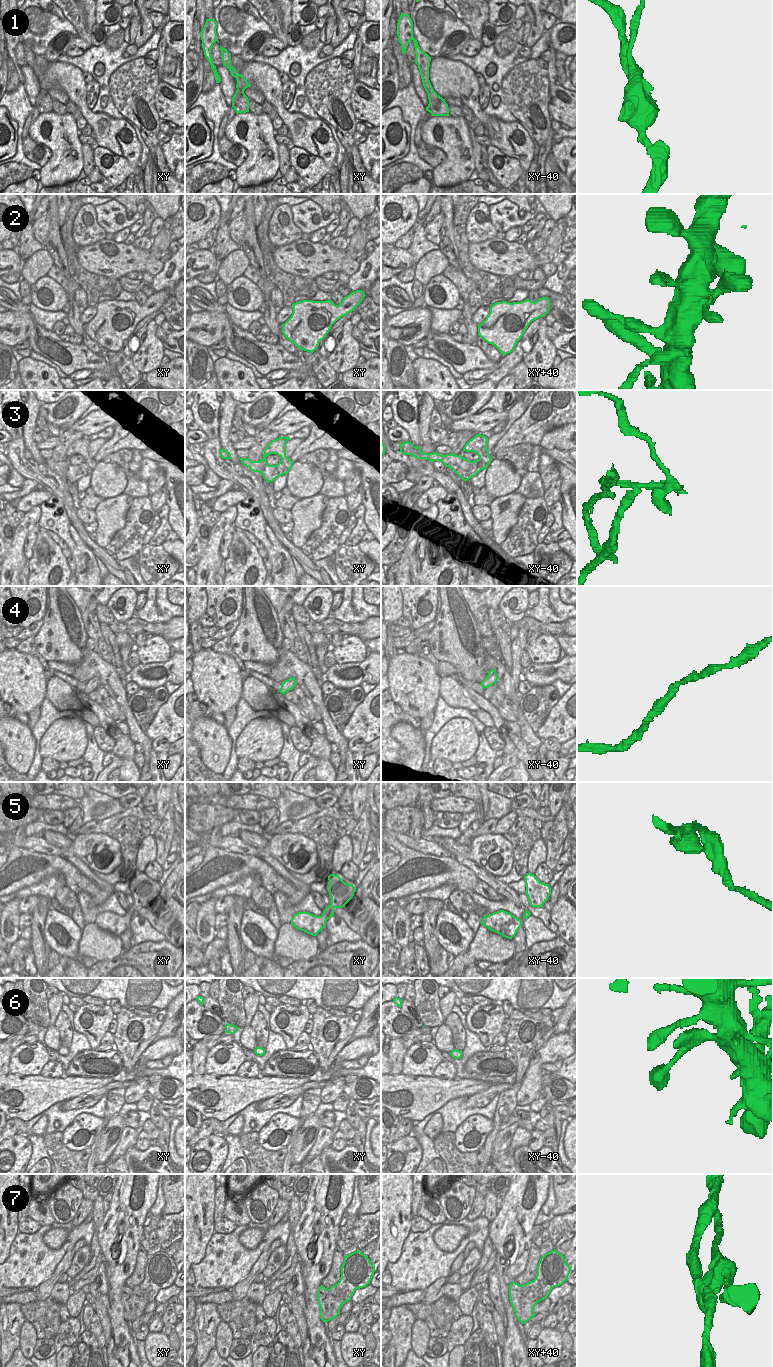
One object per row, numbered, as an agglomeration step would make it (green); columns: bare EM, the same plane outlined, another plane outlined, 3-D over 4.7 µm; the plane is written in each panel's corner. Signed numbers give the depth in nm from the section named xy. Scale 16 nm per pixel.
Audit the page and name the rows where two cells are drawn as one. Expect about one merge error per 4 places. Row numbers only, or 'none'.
1, 3, 7

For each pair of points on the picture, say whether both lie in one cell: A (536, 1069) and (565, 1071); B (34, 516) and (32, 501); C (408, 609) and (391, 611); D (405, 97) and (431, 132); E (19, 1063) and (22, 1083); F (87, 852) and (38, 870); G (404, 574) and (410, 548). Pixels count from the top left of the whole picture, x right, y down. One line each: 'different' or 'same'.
A: different
B: different
C: different
D: different
E: different
F: different
G: same

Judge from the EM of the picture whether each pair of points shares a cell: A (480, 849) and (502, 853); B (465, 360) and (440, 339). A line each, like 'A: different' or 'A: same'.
A: same
B: same

